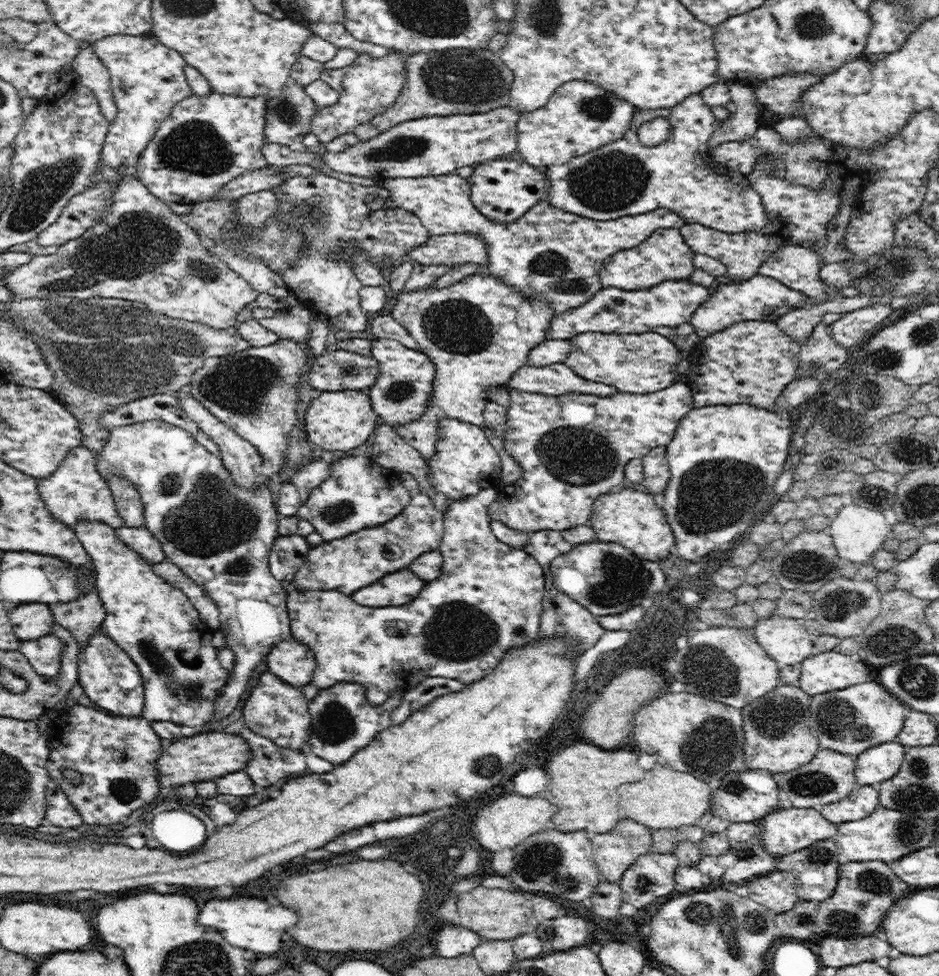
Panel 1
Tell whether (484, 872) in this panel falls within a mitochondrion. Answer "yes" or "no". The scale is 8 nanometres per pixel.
no

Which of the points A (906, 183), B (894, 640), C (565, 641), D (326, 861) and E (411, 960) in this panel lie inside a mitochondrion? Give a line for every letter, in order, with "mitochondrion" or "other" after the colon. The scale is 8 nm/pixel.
A: other
B: mitochondrion
C: other
D: other
E: other

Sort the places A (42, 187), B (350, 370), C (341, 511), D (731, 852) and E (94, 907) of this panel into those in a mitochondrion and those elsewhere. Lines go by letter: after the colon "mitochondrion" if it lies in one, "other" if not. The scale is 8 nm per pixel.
A: mitochondrion
B: mitochondrion
C: mitochondrion
D: other
E: other

